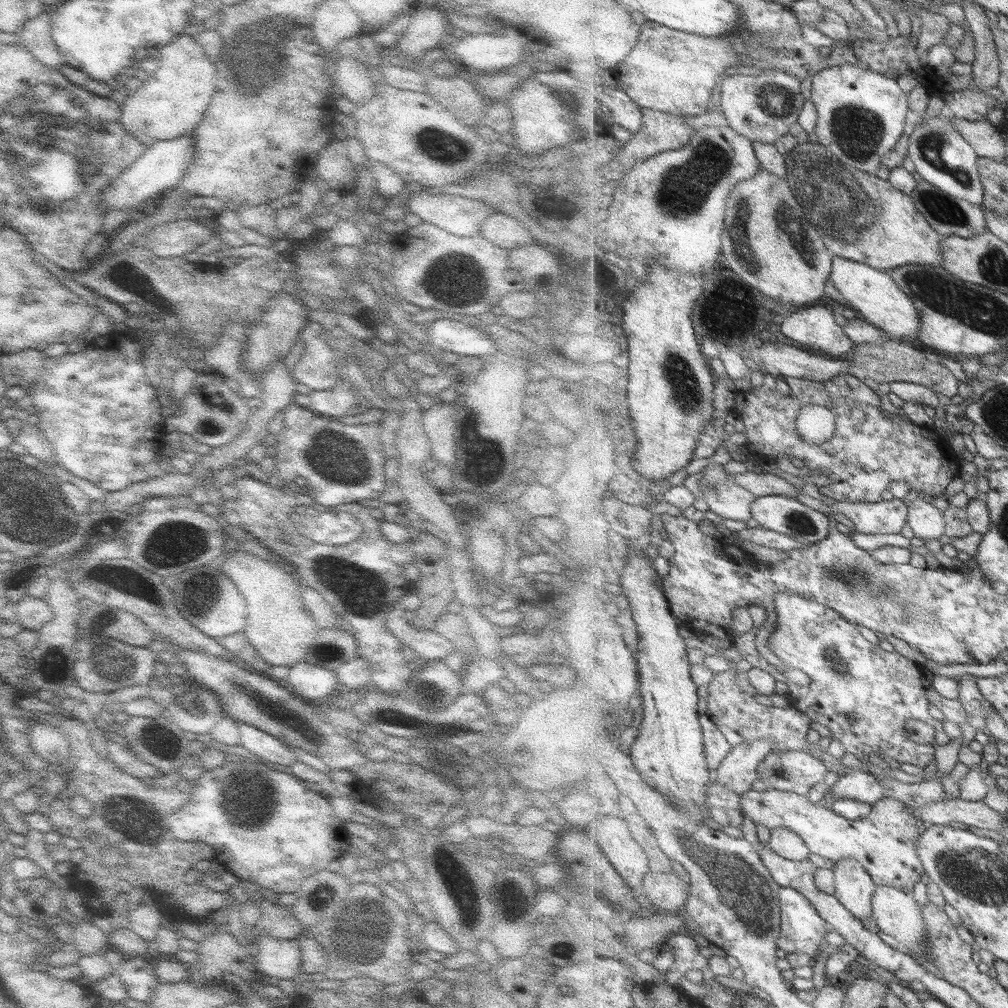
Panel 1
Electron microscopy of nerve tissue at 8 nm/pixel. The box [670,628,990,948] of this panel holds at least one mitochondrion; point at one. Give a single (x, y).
(746, 895)

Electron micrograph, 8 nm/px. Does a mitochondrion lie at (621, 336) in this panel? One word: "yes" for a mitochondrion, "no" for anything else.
no

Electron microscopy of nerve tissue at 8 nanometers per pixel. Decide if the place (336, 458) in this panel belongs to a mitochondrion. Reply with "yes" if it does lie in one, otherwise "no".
yes

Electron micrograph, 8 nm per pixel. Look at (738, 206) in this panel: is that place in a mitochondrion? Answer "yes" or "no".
yes

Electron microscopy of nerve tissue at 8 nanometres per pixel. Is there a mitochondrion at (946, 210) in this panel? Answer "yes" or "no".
yes

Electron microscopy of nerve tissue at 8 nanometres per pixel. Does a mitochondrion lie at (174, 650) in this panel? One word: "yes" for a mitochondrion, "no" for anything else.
no

